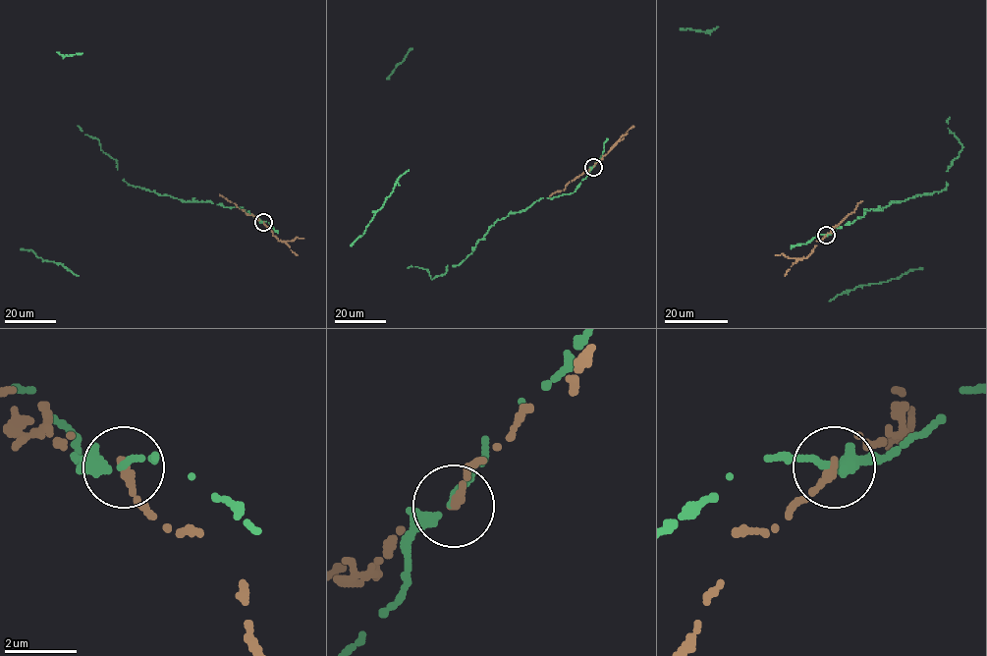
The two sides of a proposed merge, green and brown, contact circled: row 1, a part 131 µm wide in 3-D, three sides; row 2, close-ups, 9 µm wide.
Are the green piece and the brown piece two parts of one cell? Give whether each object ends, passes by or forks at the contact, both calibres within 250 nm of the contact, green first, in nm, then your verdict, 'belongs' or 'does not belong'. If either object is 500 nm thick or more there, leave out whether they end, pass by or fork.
green ends there; brown ends there; 300 nm thick on the green side, 260 nm on the other; does not belong

